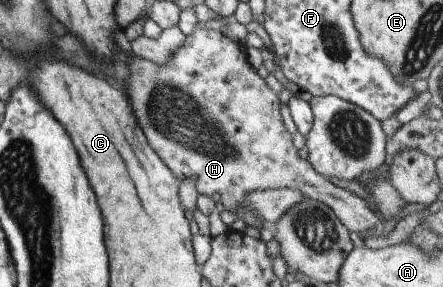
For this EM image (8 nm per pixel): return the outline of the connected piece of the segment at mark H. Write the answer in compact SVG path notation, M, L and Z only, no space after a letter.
M195 28L189 35L185 35L183 44L172 54L165 65L156 65L151 61L135 58L127 60L123 66L123 56L117 52L115 64L101 64L93 56L83 52L81 44L73 36L61 36L53 40L57 50L55 58L63 60L73 68L83 68L85 72L101 72L105 76L113 76L125 82L129 92L131 110L141 126L147 142L151 144L153 152L165 162L171 174L177 180L187 179L195 183L199 195L217 194L217 200L225 209L234 212L242 219L246 226L259 230L264 224L242 204L243 197L251 191L263 189L293 189L299 191L303 197L326 204L338 216L338 219L350 232L362 234L364 230L373 229L381 220L369 209L366 202L354 193L328 182L317 174L311 165L297 156L297 149L293 147L292 136L283 127L279 116L280 103L275 93L269 89L265 81L259 77L257 71L247 63L243 45L233 42L221 31Z

